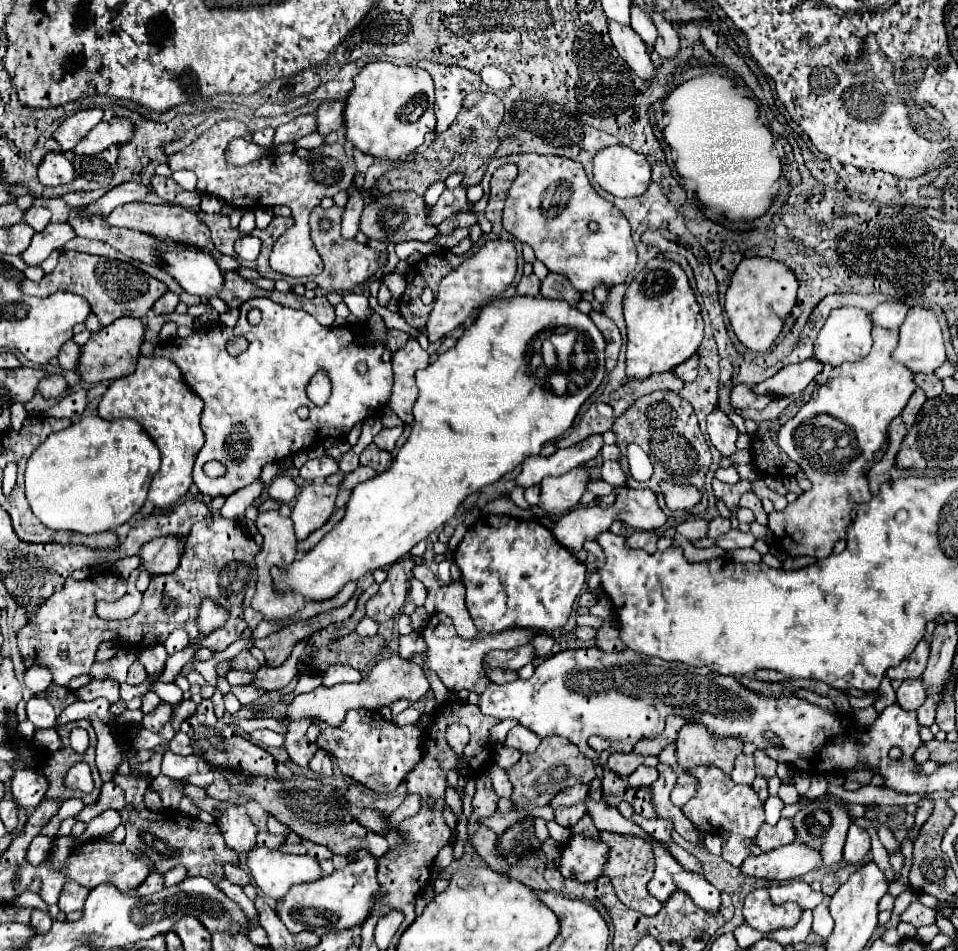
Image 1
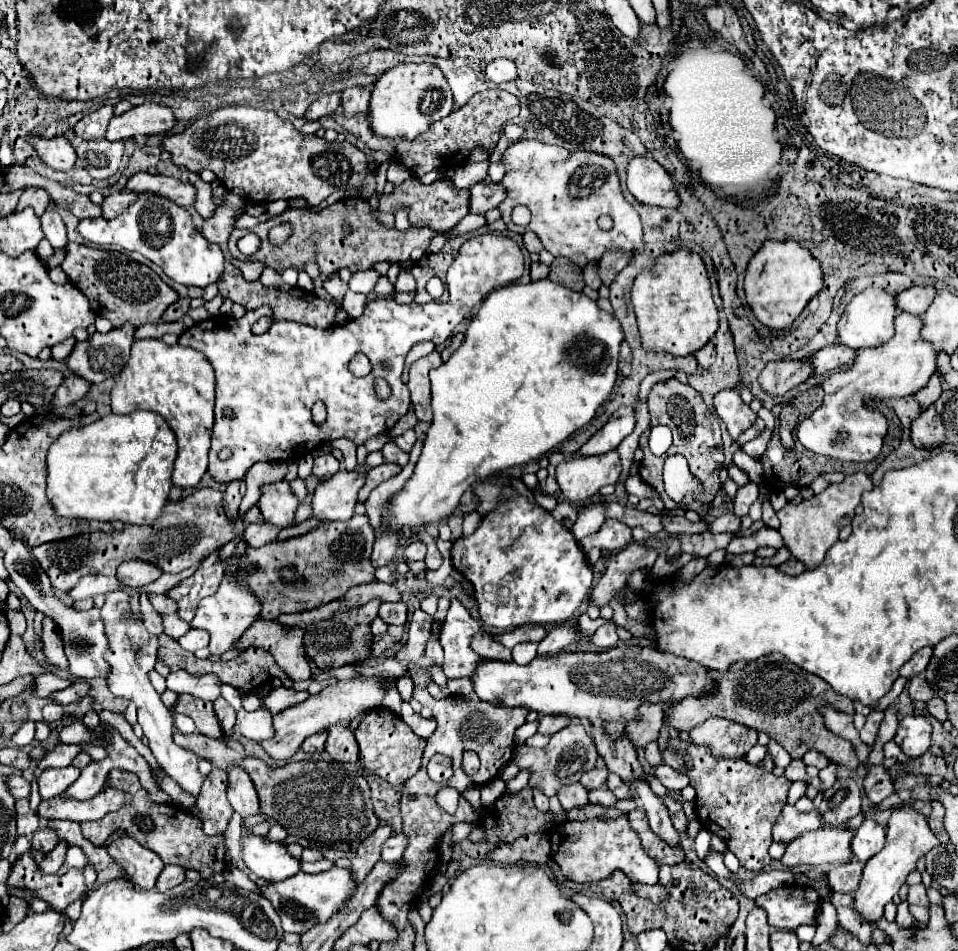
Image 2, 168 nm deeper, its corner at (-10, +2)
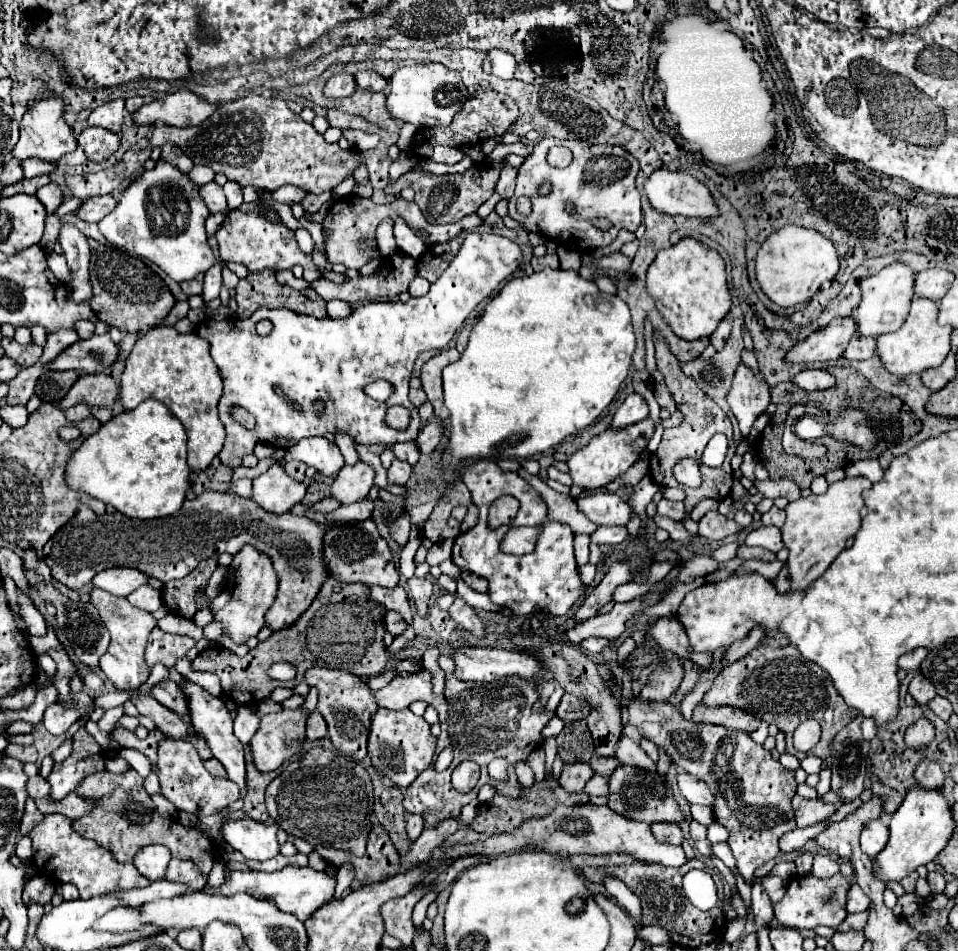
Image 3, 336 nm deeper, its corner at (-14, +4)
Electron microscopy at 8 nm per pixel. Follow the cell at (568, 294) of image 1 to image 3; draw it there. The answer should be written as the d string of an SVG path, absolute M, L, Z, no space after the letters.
M558 245L558 259L560 259L560 269L568 269L576 273L580 271L580 255L574 249Z

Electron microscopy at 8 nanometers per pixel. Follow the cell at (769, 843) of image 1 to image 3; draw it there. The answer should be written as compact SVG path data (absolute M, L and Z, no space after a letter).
M796 795L792 799L792 809L794 809L794 819L796 819L796 827L810 827L816 825L818 821L828 819L830 815L836 813L836 803L820 803L818 799L802 799L800 795Z

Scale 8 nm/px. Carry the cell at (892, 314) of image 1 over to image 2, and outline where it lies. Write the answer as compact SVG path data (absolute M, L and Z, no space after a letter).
M912 285L910 289L902 291L898 295L898 309L914 313L914 315L924 315L930 303L934 301L936 289L930 285Z

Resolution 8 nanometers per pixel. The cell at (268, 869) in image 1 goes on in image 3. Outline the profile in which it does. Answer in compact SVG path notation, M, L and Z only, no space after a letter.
M250 817L238 821L224 821L224 839L240 851L246 859L268 861L280 853L280 843L276 841L276 825L262 825Z

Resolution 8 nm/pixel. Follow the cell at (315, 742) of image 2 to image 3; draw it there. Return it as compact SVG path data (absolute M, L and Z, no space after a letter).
M314 711L314 713L308 717L308 729L306 729L306 737L308 737L310 741L318 741L318 739L328 737L326 721L324 721L324 717L322 717L318 711Z

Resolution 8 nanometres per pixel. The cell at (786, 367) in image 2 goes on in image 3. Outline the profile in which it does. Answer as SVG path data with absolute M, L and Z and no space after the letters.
M834 319L828 327L812 333L804 341L796 343L786 353L786 363L796 365L808 365L818 361L832 361L842 355L842 349L846 349L850 337L854 335L854 319Z

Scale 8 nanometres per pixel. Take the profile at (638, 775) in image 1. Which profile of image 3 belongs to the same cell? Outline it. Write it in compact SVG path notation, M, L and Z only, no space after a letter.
M678 771L676 773L676 779L678 779L678 787L680 787L682 795L690 803L700 803L700 805L712 807L714 795L710 793L710 789L708 789L708 785L704 781L698 781L694 775L690 775L686 771Z

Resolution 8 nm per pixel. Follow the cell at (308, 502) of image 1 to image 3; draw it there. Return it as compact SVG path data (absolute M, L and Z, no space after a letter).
M358 461L354 467L344 465L340 469L330 487L330 495L342 505L352 505L366 499L372 485L374 485L374 469Z

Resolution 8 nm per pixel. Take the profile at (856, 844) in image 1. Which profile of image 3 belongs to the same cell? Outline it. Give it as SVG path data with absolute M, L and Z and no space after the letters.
M878 819L870 821L864 829L862 829L862 837L860 837L860 847L862 851L874 859L882 849L884 845L888 843L888 827L884 823L880 823Z

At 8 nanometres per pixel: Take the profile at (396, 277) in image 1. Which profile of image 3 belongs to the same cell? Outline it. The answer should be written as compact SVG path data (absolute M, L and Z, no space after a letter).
M402 251L390 255L384 259L380 271L372 277L360 277L360 279L350 279L342 285L336 285L328 279L316 279L310 283L310 287L320 295L324 297L326 301L332 301L332 299L342 299L342 301L348 301L348 303L366 303L366 301L386 301L382 297L398 297L402 291L408 289L408 283L414 279L416 275L416 265L414 265L414 259L410 255L404 255Z

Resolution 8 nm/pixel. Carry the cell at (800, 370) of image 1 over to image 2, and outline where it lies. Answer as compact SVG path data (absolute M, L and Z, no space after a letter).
M834 343L814 353L810 357L810 363L814 367L814 375L824 375L826 371L832 371L844 363L852 363L854 355L856 351L850 351L850 347L842 347L842 343Z

